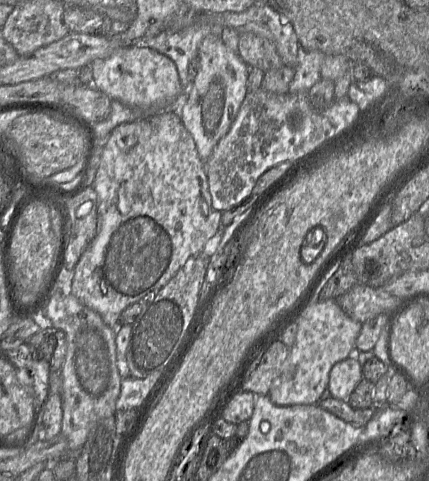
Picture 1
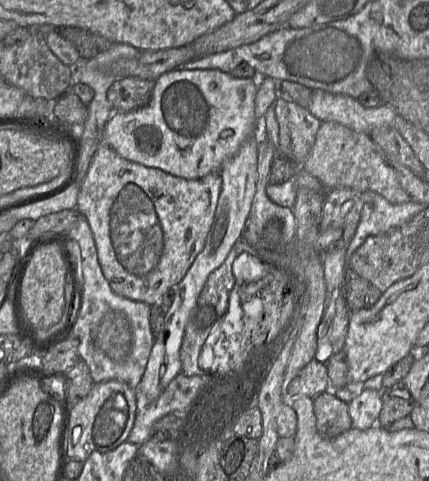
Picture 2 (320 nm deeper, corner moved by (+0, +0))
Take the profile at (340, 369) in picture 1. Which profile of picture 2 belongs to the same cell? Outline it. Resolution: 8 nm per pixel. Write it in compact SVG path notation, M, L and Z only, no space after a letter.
M355 389L356 395L348 404L352 427L366 430L377 424L382 402L380 392L370 389Z

